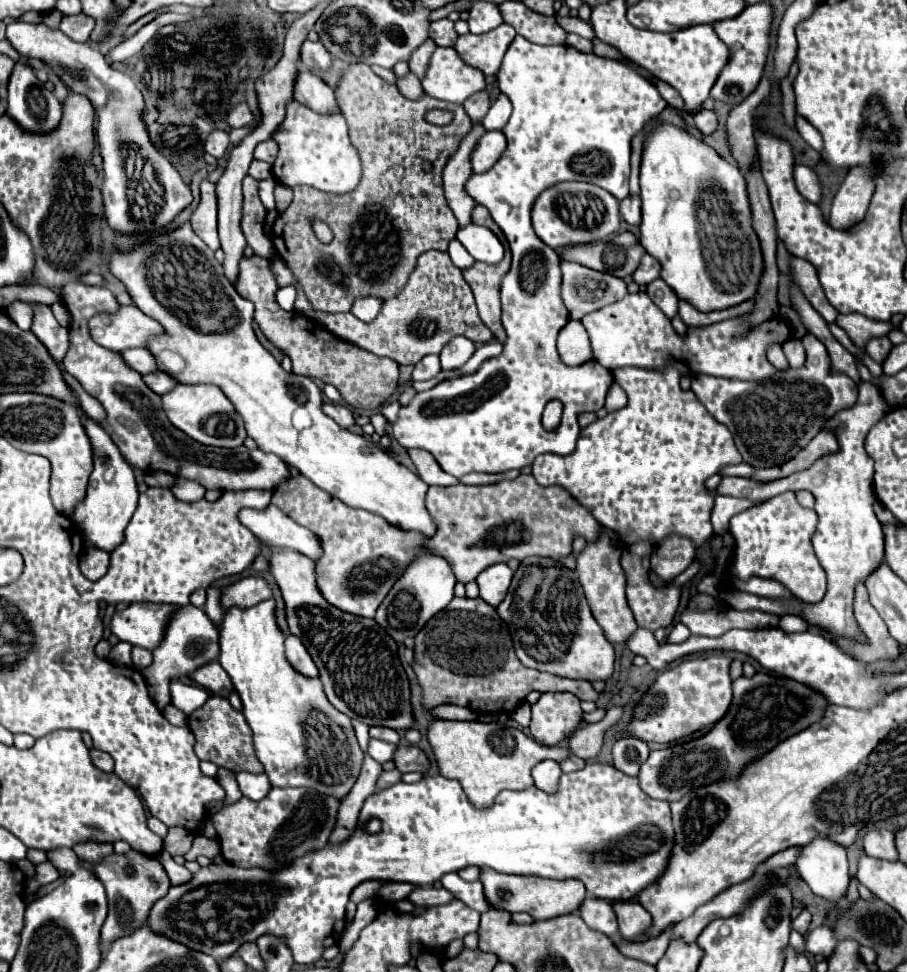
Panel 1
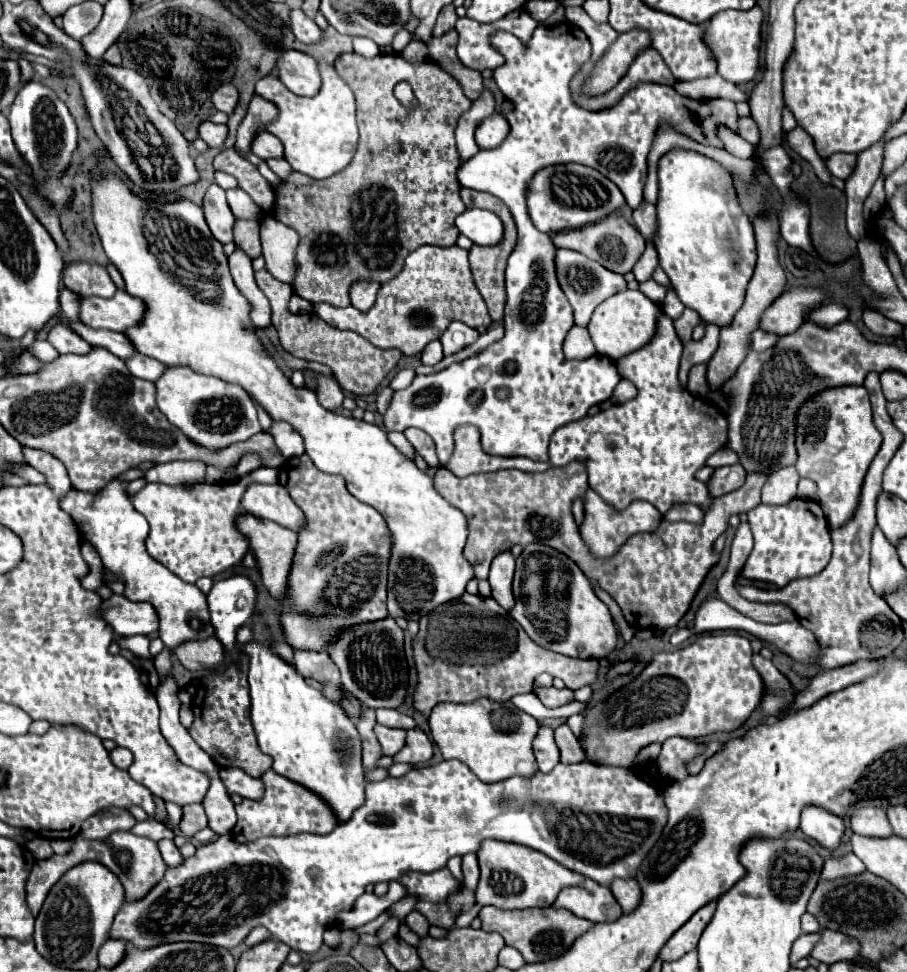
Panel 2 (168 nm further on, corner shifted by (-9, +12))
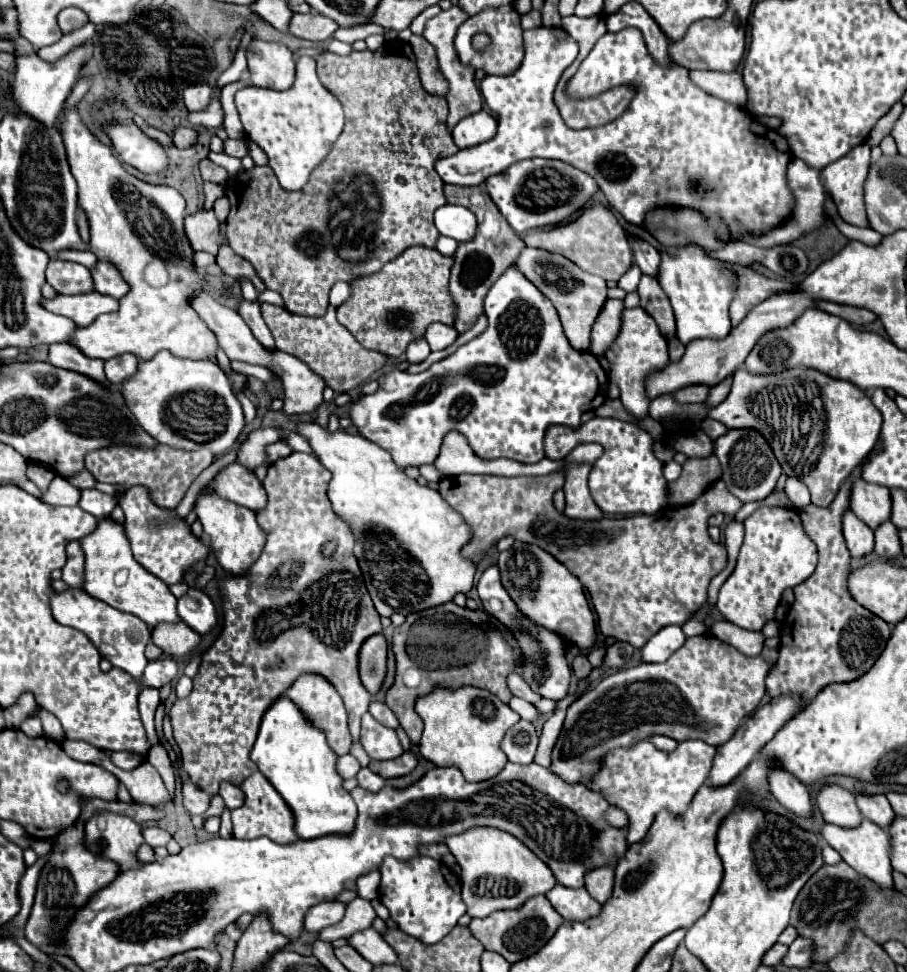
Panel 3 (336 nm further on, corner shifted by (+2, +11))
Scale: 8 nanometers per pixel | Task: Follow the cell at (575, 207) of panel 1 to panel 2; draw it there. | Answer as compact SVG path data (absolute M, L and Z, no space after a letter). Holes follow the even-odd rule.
M558 164L542 168L542 172L536 172L534 180L530 182L526 200L534 226L546 234L582 228L610 216L626 204L624 194L618 190L618 186L614 186L598 170L582 164Z

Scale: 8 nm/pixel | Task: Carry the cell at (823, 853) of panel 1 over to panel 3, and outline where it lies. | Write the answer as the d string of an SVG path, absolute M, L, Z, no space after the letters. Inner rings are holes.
M779 765L771 767L767 773L771 793L795 815L809 817L811 815L811 797L807 787L789 771L781 769Z

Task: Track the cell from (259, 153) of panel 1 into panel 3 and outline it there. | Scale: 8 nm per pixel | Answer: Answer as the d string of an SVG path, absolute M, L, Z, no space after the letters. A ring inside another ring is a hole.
M227 139L225 143L223 143L223 153L225 155L231 155L231 157L237 157L237 159L241 159L241 157L245 157L247 155L247 147L245 147L245 141L243 139Z

